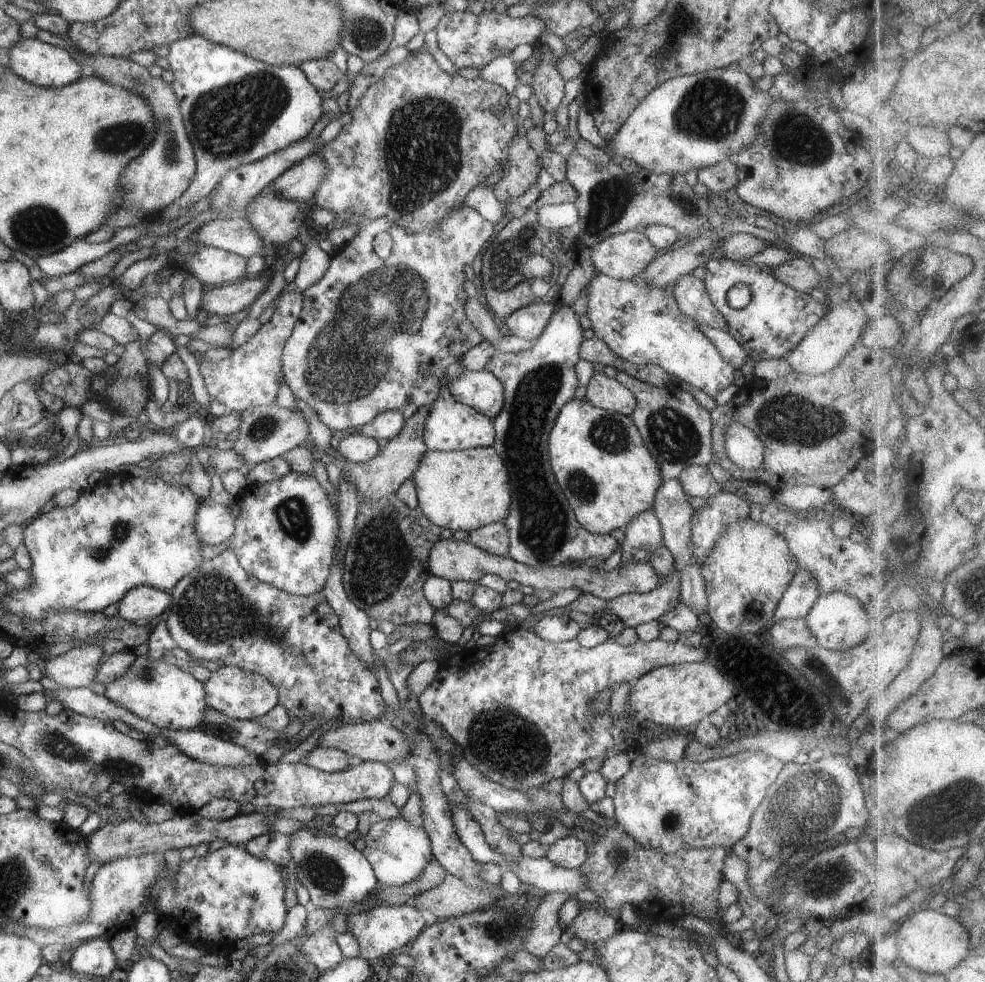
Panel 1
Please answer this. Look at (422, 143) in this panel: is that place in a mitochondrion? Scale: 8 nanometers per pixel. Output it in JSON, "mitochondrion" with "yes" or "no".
{"mitochondrion":"yes"}

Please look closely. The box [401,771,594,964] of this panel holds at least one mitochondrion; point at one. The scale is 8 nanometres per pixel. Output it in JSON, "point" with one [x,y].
{"point":[500,932]}

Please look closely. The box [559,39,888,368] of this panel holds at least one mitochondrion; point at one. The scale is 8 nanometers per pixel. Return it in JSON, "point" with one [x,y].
{"point":[711,109]}

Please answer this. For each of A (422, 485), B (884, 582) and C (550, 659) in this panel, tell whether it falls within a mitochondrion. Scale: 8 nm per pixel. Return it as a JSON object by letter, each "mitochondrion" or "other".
{"A":"other","B":"other","C":"other"}

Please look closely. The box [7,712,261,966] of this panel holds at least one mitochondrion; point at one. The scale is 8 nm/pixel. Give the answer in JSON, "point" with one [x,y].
{"point":[53,743]}

